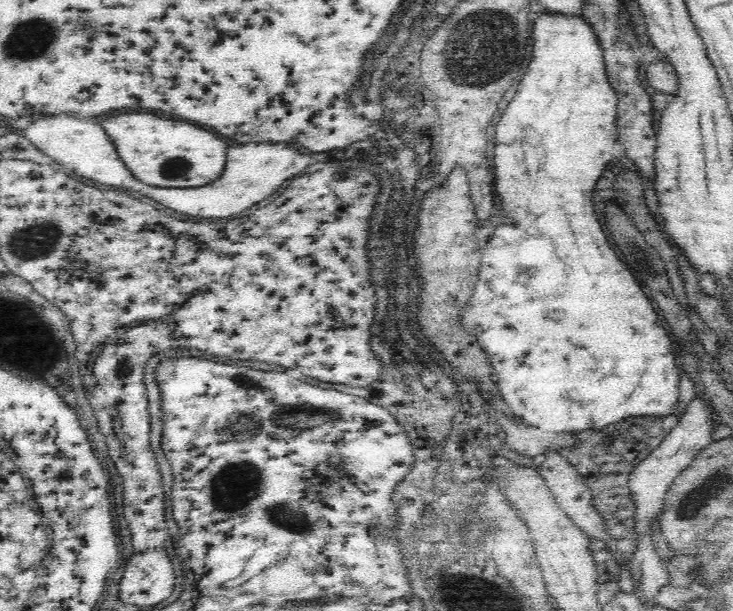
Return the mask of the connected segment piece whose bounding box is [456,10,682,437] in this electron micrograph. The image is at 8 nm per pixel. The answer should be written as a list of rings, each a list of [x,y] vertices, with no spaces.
[[[545,10],[534,22],[531,30],[533,43],[532,61],[529,63],[524,78],[520,80],[514,98],[504,111],[500,122],[496,125],[494,148],[494,176],[498,202],[502,204],[500,216],[512,222],[504,222],[490,242],[484,248],[480,274],[474,288],[472,300],[468,300],[466,308],[458,312],[460,329],[464,328],[466,335],[472,335],[478,340],[480,348],[486,352],[488,362],[492,364],[492,372],[496,374],[496,386],[500,396],[504,398],[506,407],[525,425],[550,431],[551,433],[580,434],[601,431],[603,428],[616,424],[630,417],[667,417],[674,416],[678,411],[680,398],[680,380],[675,363],[676,344],[666,333],[662,321],[652,307],[651,299],[642,290],[640,282],[622,262],[618,252],[613,248],[608,235],[603,230],[599,216],[594,212],[596,182],[602,176],[602,170],[608,168],[614,158],[624,156],[624,150],[617,139],[617,104],[618,97],[606,76],[605,58],[600,39],[592,25],[583,15],[554,14]]]

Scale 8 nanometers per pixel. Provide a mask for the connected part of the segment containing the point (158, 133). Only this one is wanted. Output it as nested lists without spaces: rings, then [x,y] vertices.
[[[120,114],[99,123],[130,174],[144,184],[158,188],[196,188],[210,184],[224,170],[226,144],[188,122],[164,120],[152,114]]]

